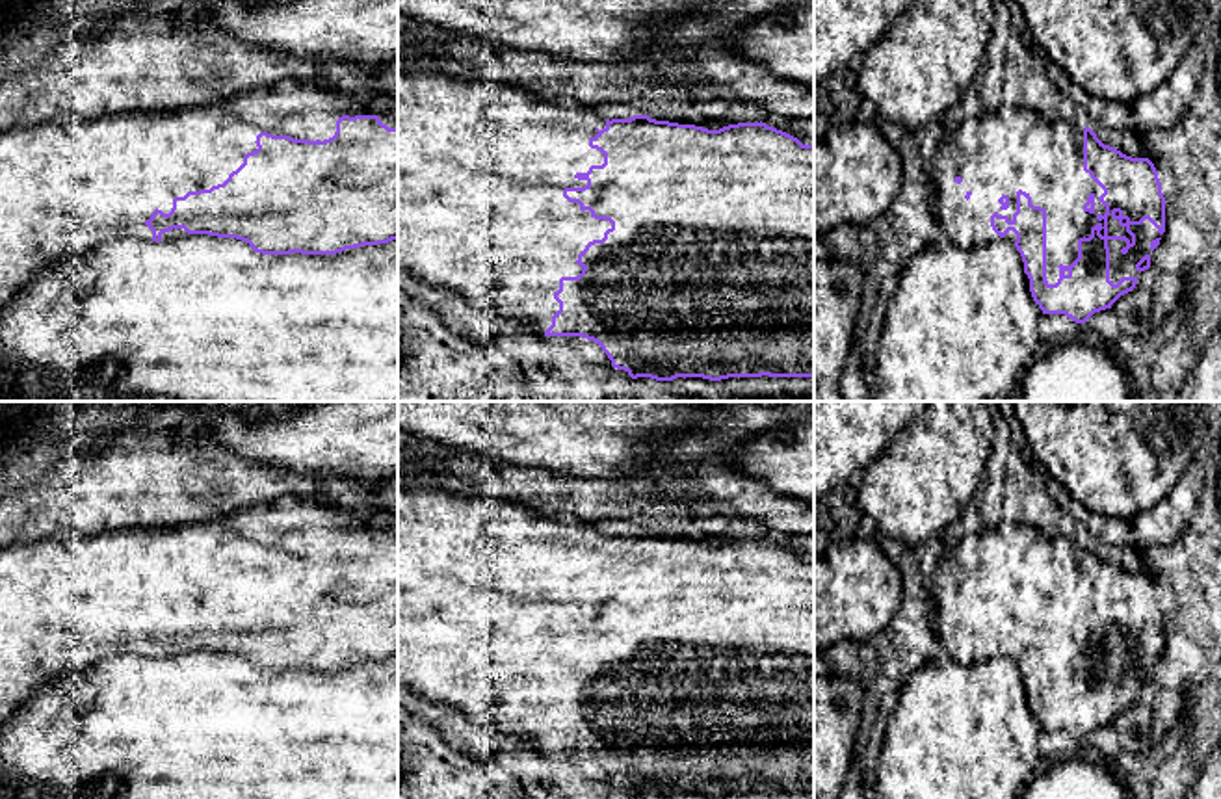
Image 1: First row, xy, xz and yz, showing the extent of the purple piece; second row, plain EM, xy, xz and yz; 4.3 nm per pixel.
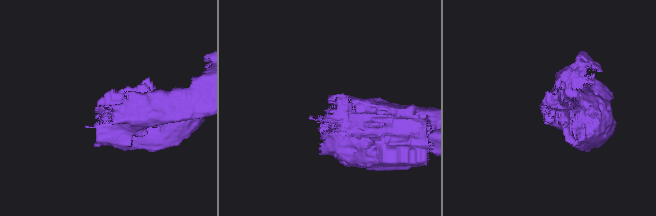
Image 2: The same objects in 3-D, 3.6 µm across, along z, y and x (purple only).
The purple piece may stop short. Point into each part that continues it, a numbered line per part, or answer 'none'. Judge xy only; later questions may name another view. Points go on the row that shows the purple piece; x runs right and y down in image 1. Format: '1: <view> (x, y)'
1: xy (65, 188)

